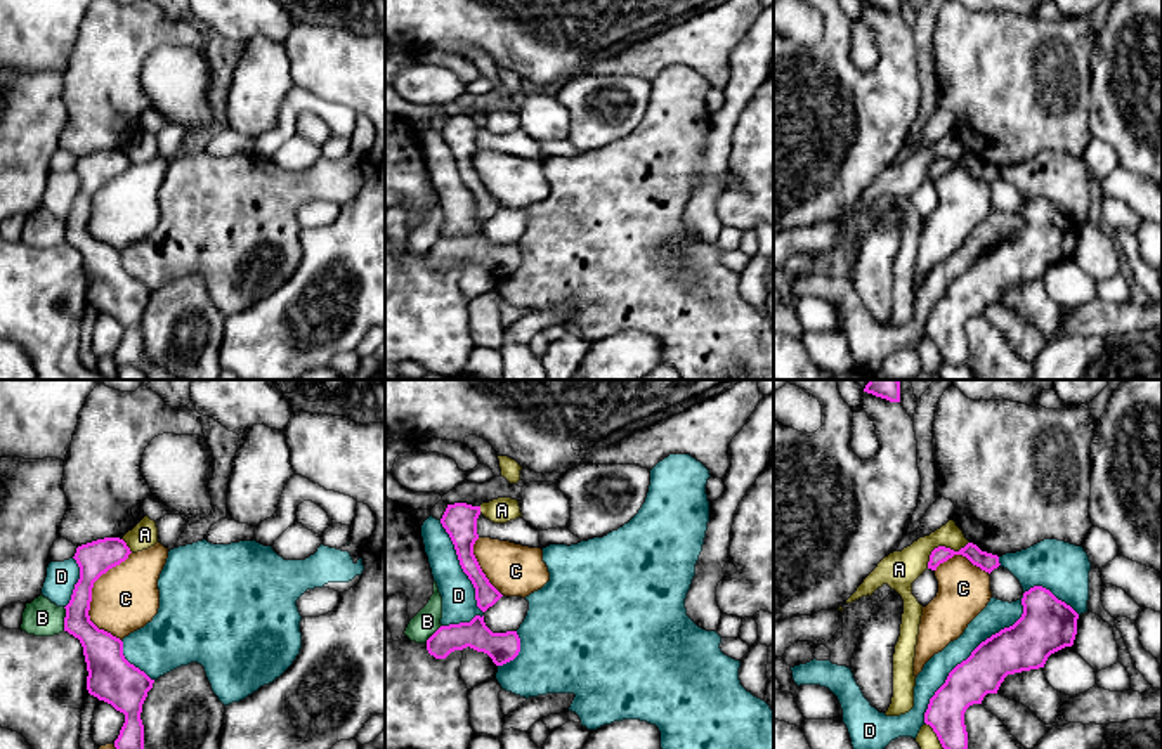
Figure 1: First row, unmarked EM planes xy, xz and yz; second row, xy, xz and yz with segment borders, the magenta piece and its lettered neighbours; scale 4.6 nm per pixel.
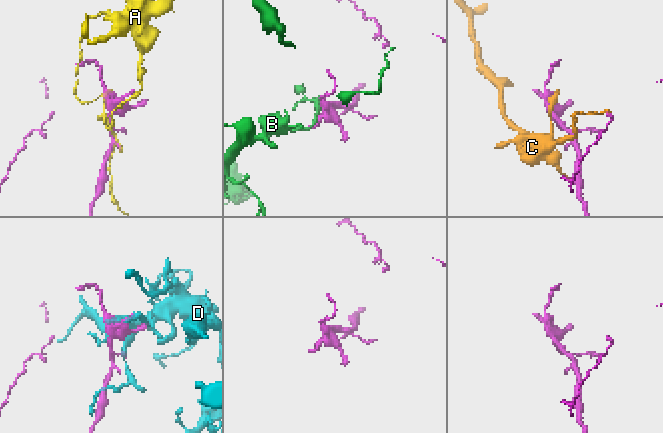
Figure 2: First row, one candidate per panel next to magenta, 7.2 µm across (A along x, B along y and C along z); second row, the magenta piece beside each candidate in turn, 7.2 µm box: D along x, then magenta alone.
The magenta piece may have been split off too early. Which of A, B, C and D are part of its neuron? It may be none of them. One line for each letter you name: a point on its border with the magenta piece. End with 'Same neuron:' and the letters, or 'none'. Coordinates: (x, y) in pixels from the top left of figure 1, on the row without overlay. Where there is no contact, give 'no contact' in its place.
Same neuron: none

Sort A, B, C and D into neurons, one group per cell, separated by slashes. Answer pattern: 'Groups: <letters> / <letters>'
Groups: A / B / C / D

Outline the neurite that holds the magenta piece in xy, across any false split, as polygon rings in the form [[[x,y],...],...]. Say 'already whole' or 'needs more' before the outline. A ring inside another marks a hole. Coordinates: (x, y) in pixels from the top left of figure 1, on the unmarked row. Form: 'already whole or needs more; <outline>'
already whole; [[[104,149],[76,160],[80,191],[66,220],[64,243],[80,251],[87,274],[87,302],[125,326],[114,359],[120,366],[139,368],[147,380],[182,380],[161,366],[144,362],[142,316],[153,300],[144,283],[123,267],[123,253],[99,241],[88,227],[94,194],[109,180],[125,173],[130,160],[120,149]]]

